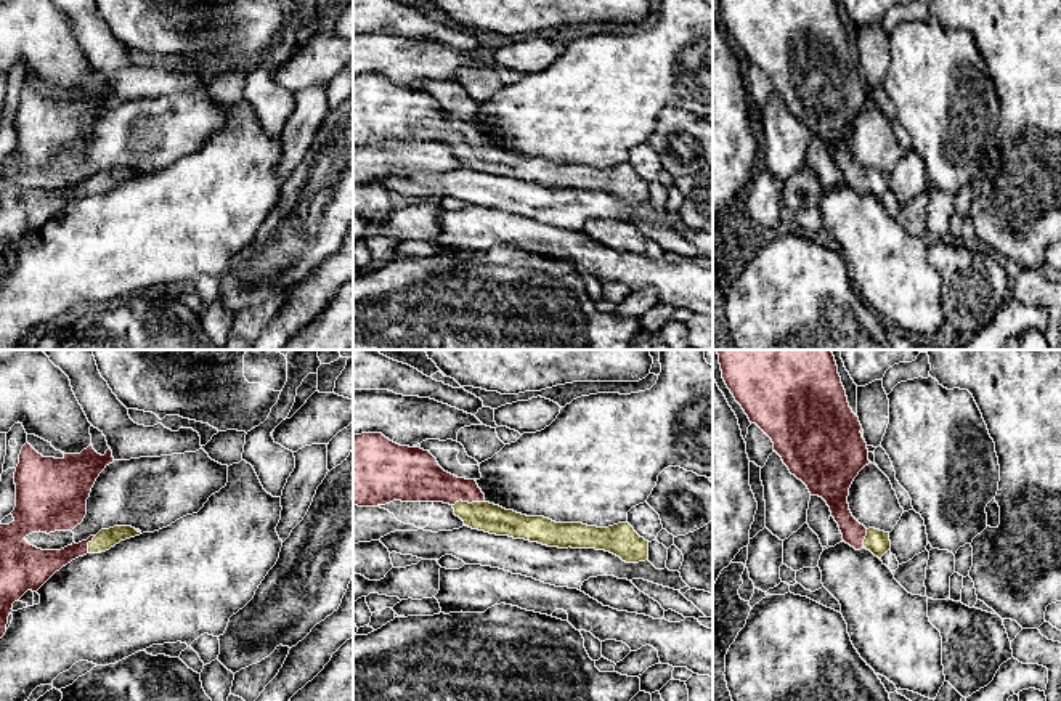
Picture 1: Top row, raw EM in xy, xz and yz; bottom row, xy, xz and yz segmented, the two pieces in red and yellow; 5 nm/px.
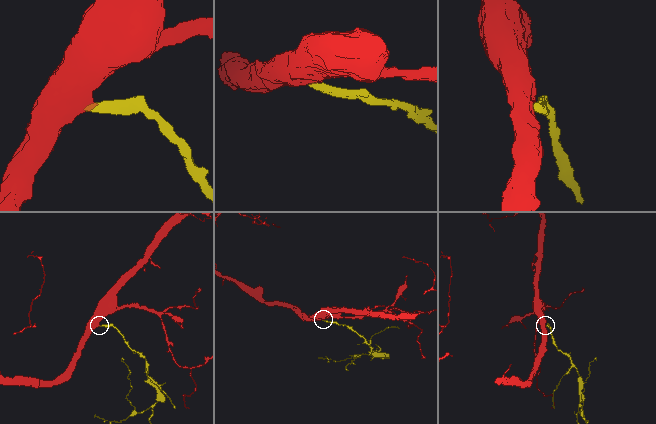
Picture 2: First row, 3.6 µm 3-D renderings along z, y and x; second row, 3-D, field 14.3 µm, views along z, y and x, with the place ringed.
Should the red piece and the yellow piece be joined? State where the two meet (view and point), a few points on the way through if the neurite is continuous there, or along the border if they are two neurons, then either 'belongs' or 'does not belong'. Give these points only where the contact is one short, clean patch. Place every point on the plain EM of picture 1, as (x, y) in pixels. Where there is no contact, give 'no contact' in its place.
contact xz (467, 141); way xz (422, 121), (458, 132), (467, 141), (487, 158); belongs

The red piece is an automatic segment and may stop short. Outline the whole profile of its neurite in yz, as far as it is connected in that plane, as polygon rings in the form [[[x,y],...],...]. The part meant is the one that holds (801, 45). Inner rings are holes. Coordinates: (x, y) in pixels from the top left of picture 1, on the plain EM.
[[[719,0],[722,19],[751,64],[756,64],[774,83],[790,114],[801,120],[811,136],[822,138],[839,167],[843,181],[856,191],[867,189],[881,197],[891,189],[889,173],[865,168],[851,154],[848,136],[859,112],[870,104],[862,66],[848,43],[846,30],[835,0]]]

